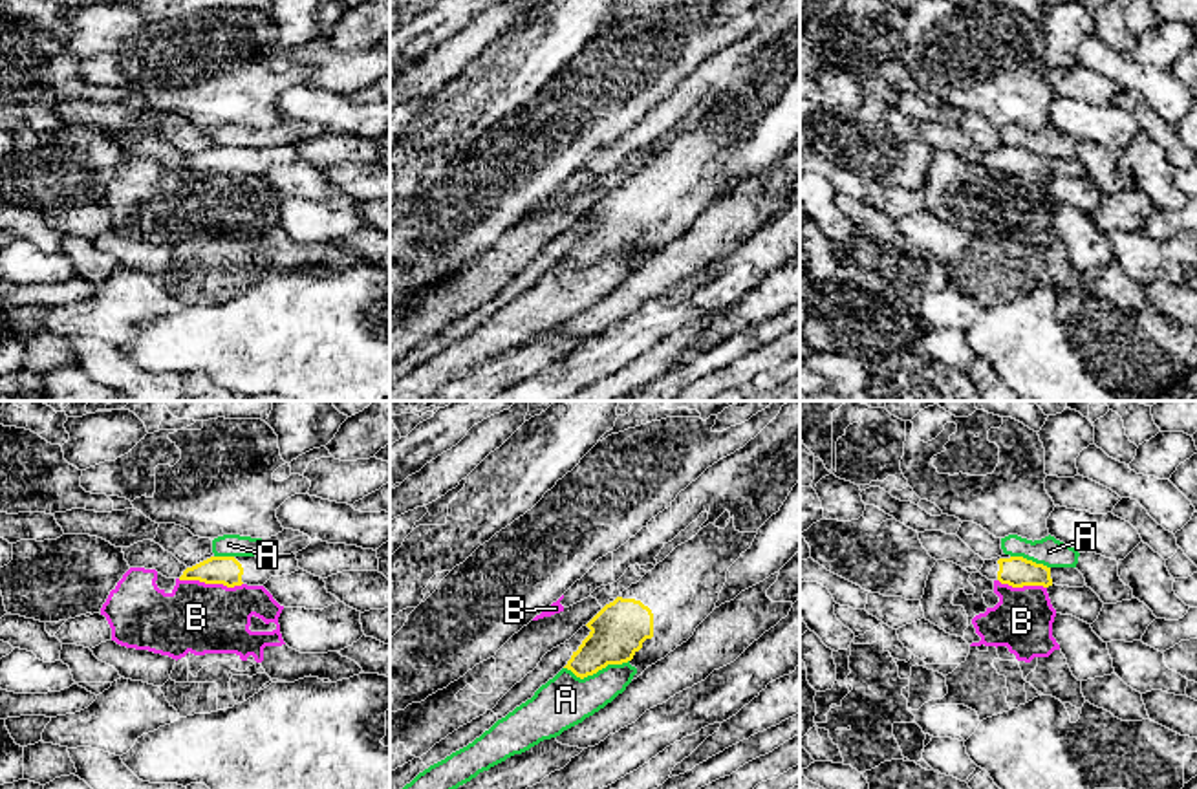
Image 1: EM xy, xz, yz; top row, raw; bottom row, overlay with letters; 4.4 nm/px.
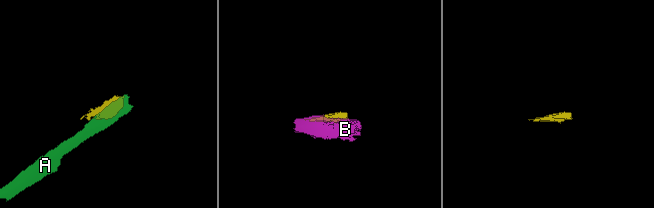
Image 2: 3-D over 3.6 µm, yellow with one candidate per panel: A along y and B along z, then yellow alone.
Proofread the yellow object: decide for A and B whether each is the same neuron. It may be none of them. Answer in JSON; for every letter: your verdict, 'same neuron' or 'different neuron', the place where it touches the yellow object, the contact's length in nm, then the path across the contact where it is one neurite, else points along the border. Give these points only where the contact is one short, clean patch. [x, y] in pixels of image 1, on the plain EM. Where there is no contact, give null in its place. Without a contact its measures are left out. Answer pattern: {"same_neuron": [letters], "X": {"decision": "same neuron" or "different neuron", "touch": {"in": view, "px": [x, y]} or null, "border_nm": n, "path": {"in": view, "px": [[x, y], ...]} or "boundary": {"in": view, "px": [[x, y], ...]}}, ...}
{"same_neuron": [], "A": {"decision": "different neuron", "touch": {"in": "xz", "px": [595, 262]}, "border_nm": 300, "boundary": {"in": "xz", "px": [[628, 249], [606, 255], [582, 268], [564, 259]]}}, "B": {"decision": "different neuron", "touch": {"in": "xy", "px": [211, 172]}, "border_nm": 280}}

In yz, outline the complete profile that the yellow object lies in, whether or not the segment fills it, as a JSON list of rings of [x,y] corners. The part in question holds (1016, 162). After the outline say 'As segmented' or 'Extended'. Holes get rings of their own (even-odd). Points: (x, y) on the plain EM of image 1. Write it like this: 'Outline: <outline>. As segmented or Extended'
Outline: [[[1005,143],[998,148],[985,150],[979,163],[988,170],[999,170],[1001,174],[1008,174],[1012,178],[1049,178],[1052,174],[1069,178],[1087,176],[1084,165],[1076,157],[1047,157],[1023,146],[1010,146]]]. Extended

